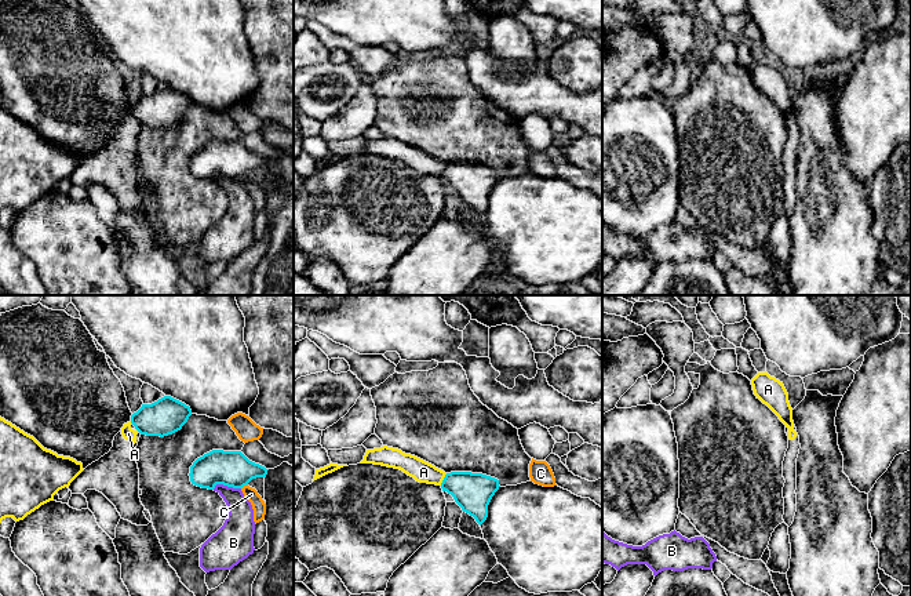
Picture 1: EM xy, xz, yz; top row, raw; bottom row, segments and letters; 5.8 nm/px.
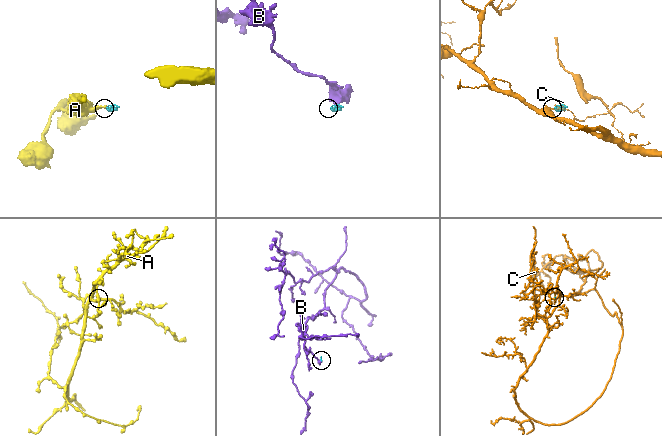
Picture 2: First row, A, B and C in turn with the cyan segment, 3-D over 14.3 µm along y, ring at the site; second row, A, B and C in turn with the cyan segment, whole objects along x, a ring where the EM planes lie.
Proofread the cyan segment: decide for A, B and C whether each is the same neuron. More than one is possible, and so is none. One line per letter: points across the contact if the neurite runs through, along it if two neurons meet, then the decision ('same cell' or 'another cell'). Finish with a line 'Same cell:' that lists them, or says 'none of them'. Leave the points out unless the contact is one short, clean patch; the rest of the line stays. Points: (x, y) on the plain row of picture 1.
A: border along xz (447, 164), (440, 175); another cell
B: border along xy (212, 180), (217, 175), (240, 180); another cell
C: another cell
Same cell: none of them

